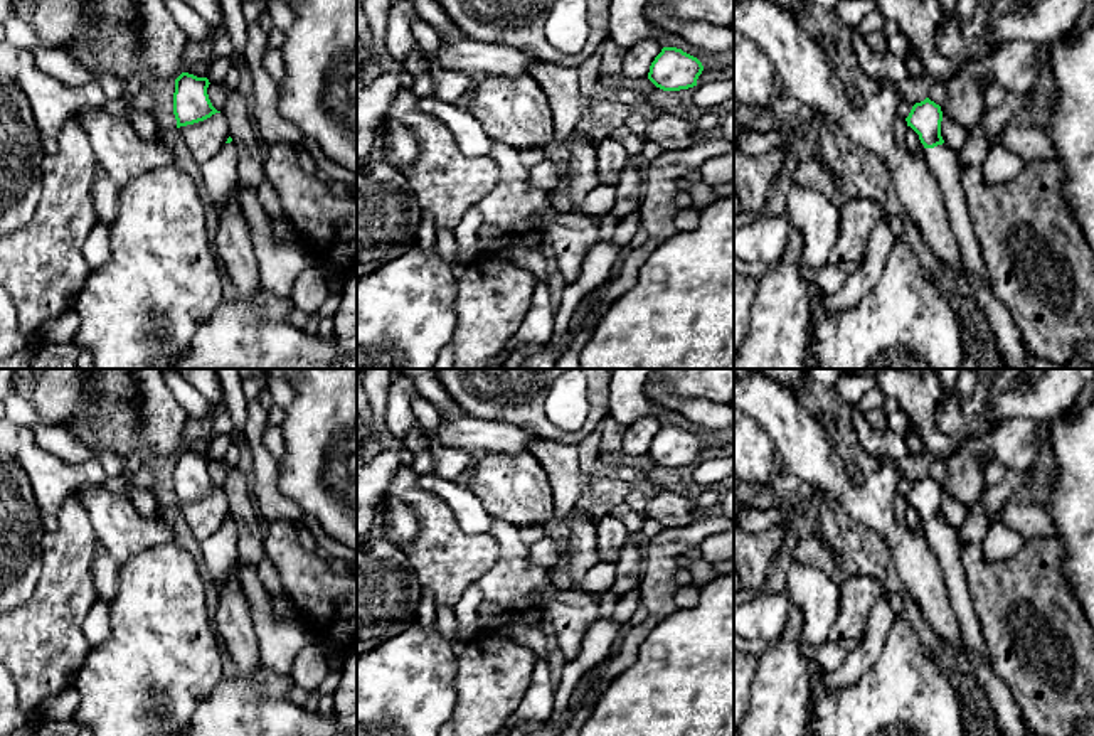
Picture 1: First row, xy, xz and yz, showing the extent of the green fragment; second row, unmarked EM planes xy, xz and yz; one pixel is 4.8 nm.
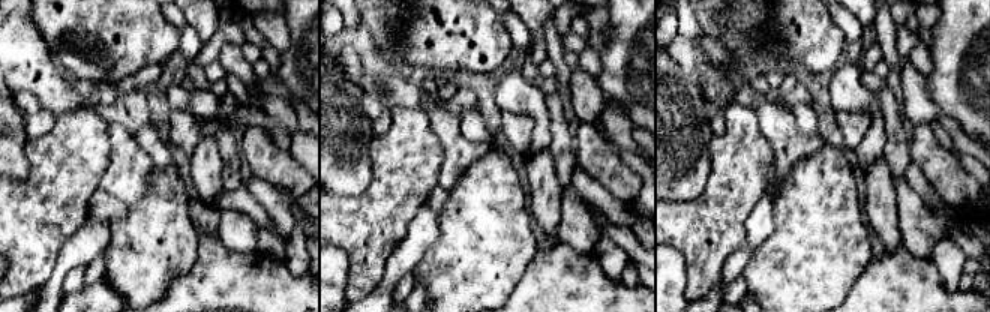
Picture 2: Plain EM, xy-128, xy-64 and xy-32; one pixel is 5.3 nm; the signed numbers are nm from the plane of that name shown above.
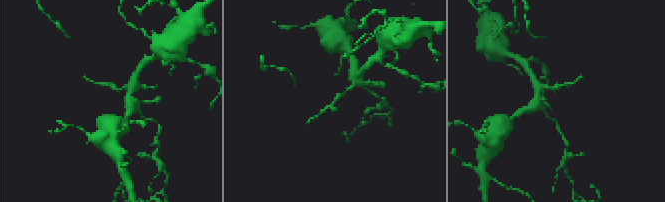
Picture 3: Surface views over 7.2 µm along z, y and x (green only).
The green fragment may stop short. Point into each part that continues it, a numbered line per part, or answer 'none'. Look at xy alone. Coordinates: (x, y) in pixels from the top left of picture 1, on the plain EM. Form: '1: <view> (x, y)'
1: xy (219, 551)

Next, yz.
1: yz (943, 539)

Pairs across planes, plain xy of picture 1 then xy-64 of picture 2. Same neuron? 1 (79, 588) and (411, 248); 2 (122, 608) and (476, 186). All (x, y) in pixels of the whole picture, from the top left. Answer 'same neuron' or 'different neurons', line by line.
1: different neurons
2: same neuron

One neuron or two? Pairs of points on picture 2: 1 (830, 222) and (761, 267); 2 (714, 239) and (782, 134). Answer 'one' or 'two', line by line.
1: one
2: two

